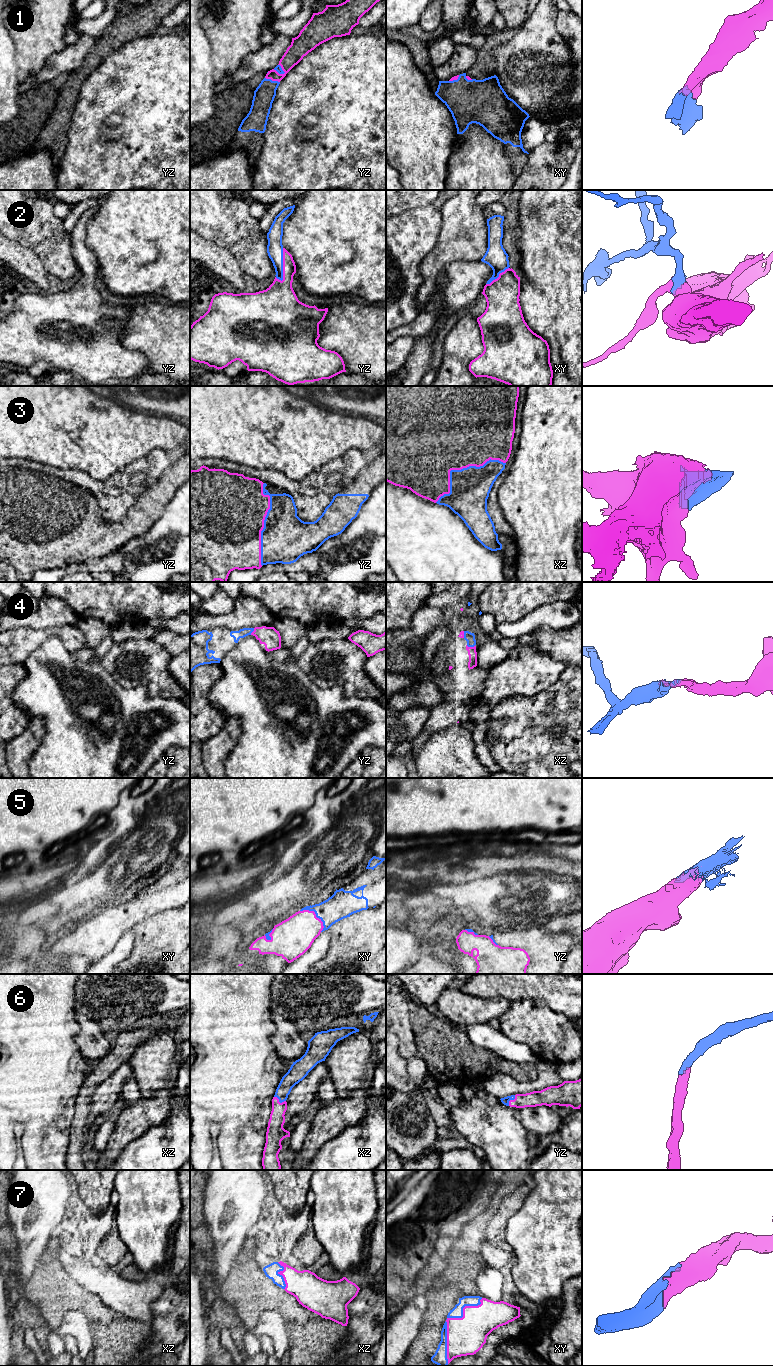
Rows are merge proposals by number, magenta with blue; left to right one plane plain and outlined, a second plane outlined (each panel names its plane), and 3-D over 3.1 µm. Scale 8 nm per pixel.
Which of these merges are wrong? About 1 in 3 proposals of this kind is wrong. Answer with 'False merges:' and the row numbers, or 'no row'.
False merges: no row

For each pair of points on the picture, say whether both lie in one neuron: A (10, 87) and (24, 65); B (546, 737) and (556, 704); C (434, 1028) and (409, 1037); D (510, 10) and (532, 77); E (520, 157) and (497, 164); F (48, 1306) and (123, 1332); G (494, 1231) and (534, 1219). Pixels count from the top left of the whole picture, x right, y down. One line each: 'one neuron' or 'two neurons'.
A: two neurons
B: one neuron
C: two neurons
D: two neurons
E: two neurons
F: one neuron
G: two neurons

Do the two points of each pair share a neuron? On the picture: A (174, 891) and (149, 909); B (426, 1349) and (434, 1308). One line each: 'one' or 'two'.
A: one
B: one

